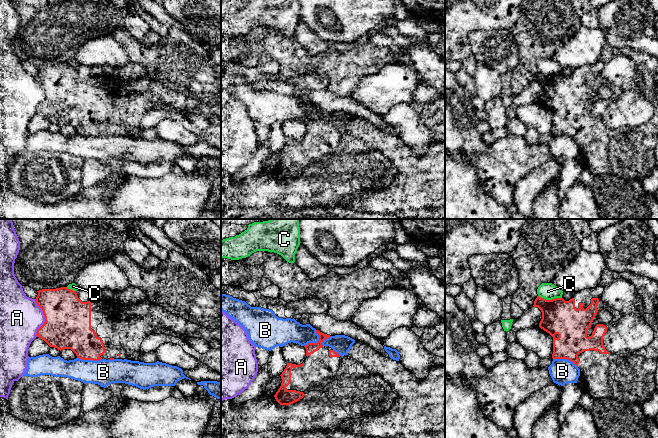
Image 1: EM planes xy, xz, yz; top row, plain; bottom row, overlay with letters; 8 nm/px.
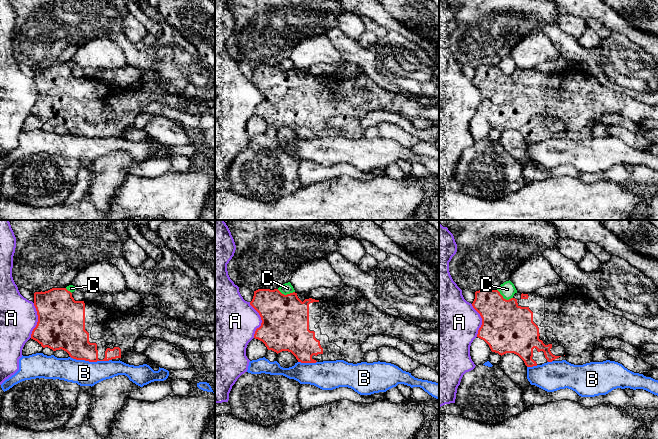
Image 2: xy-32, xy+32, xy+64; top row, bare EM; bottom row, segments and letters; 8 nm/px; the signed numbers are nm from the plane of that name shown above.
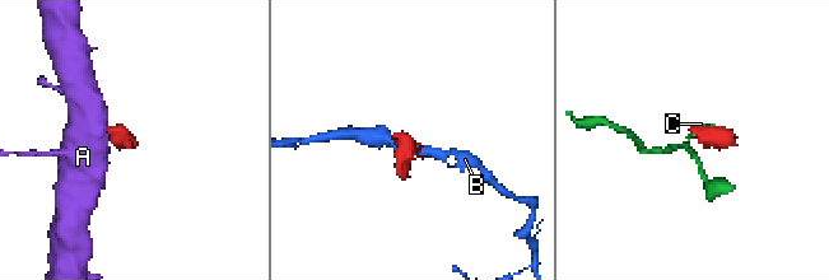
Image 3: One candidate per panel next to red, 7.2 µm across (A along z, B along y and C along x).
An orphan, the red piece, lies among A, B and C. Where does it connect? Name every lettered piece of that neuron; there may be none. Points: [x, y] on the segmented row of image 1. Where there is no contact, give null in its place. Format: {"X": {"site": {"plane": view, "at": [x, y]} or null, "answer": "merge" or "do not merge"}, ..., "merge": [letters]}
{"A": {"site": {"plane": "xy", "at": [45, 318]}, "answer": "do not merge"}, "B": {"site": {"plane": "xy", "at": [90, 359]}, "answer": "do not merge"}, "C": {"site": {"plane": "yz", "at": [550, 300]}, "answer": "do not merge"}, "merge": []}

